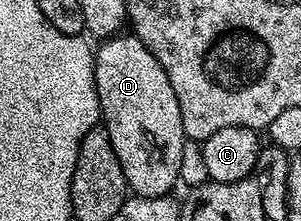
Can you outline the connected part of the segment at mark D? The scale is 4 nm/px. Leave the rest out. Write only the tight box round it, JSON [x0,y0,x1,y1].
[93,32,185,198]

